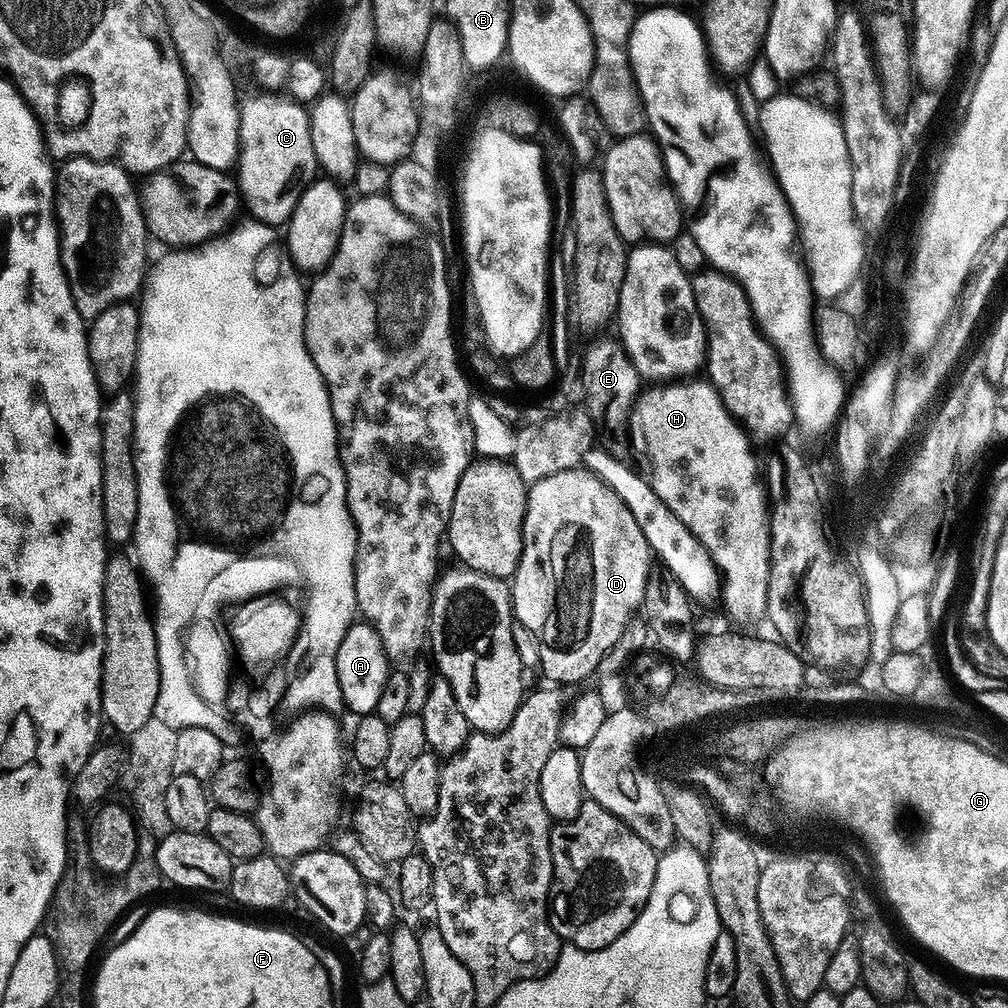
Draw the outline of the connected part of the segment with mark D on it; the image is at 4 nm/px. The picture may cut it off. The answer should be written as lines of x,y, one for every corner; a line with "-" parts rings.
583,466
568,468
564,472
550,474
529,487
528,505
524,511
524,545
516,572
510,577
510,591
515,619
522,626
526,626
526,630
530,630
530,634
534,634
534,638
538,642
539,671
541,673
545,672
550,679
557,680
560,684
576,684
579,680
584,680
588,675
593,675
597,671
602,658
618,642
628,621
633,619
635,612
632,611
635,608
637,611
644,603
644,591
650,571
648,556
650,557
650,549
638,522
634,522
634,514
630,514
630,510
622,502
622,498
618,498
618,494
606,482
602,482
587,468

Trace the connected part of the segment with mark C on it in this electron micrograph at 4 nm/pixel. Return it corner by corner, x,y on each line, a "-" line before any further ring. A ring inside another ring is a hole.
259,94
253,100
243,101
240,109
240,155
234,165
234,176
238,181
238,192
242,197
243,207
249,208
251,215
259,220
261,224
271,224
273,226
287,225
288,220
292,216
292,212
296,209
298,198
308,189
308,185
318,176
318,165
316,163
316,155
314,154
314,142
312,141
312,121
310,112
303,103
293,102
291,99
283,98
279,100
276,94

